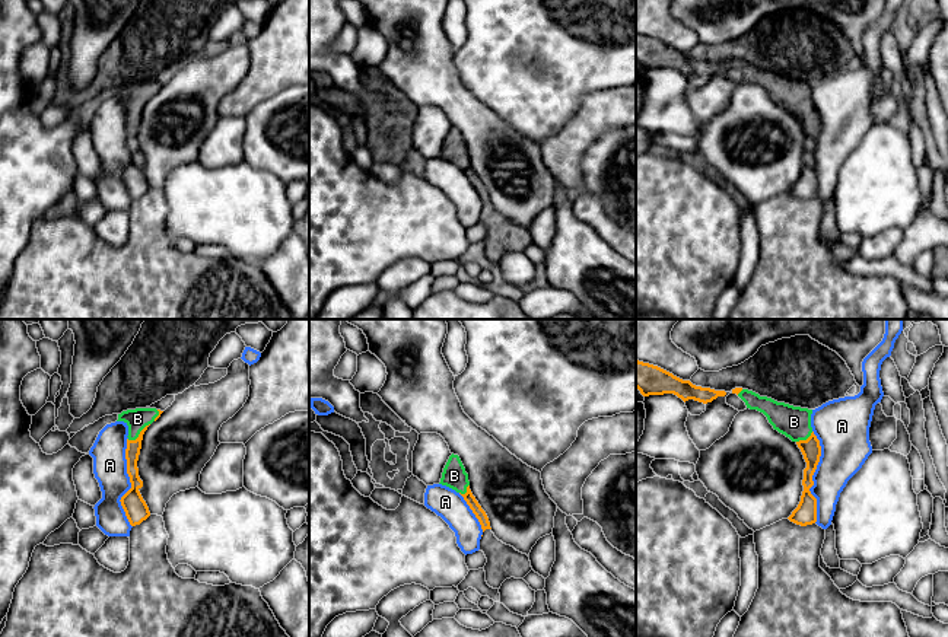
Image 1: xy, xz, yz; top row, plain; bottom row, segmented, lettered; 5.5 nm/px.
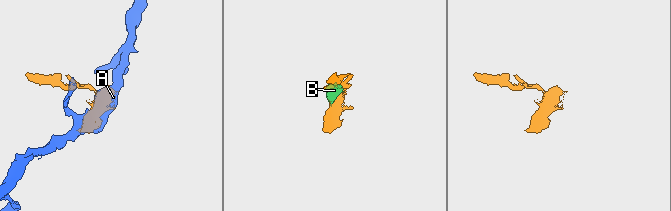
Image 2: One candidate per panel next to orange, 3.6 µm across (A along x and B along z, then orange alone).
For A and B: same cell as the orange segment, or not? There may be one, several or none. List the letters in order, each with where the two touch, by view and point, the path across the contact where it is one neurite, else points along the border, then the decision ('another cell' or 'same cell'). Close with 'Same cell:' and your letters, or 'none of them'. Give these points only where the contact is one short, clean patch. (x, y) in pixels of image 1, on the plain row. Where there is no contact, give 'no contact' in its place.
A: contact yz (811, 150); another cell
B: contact xy (139, 108); same cell
Same cell: B

